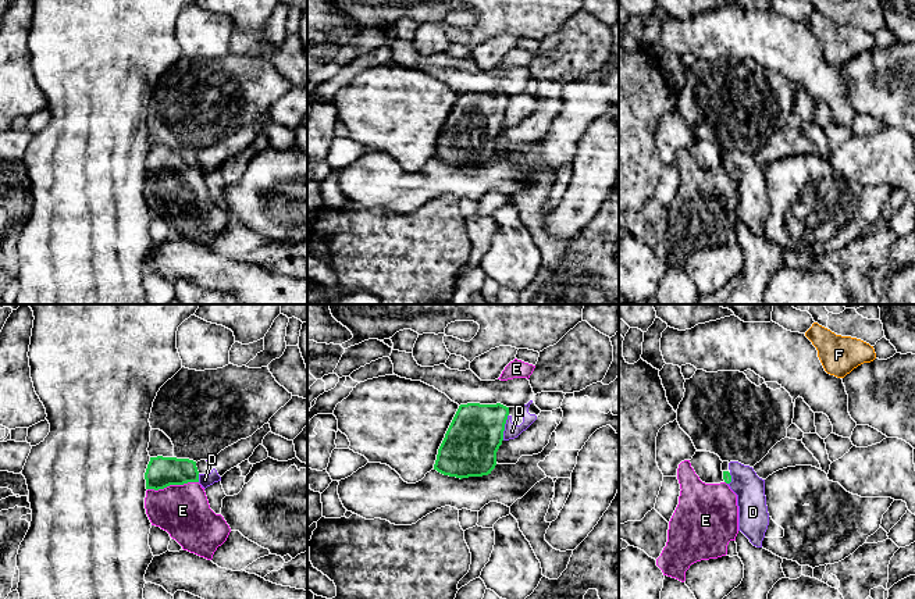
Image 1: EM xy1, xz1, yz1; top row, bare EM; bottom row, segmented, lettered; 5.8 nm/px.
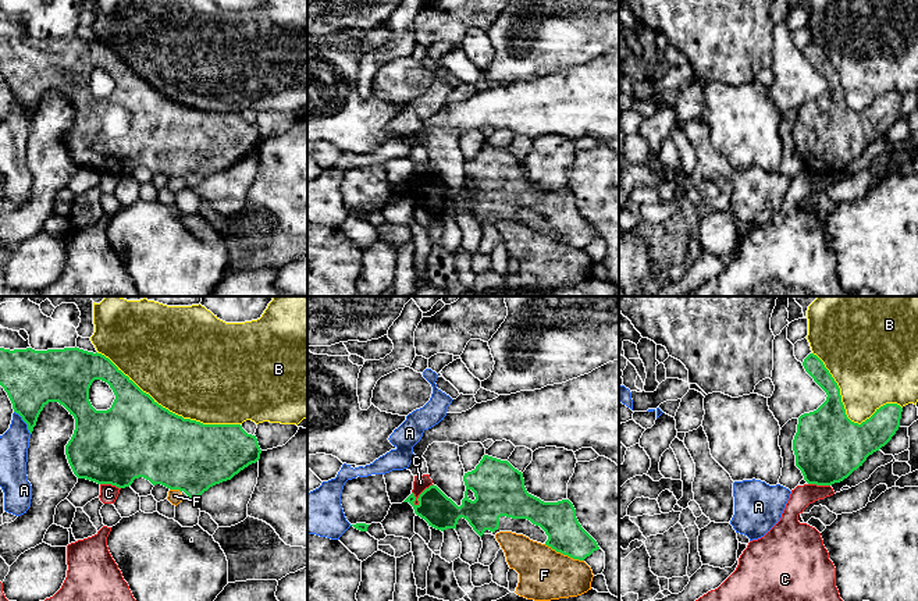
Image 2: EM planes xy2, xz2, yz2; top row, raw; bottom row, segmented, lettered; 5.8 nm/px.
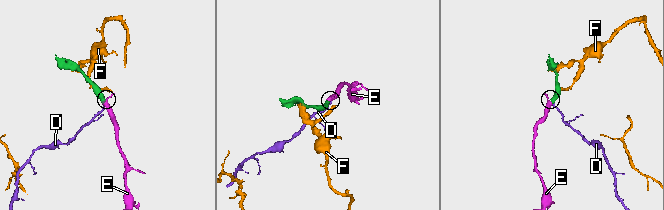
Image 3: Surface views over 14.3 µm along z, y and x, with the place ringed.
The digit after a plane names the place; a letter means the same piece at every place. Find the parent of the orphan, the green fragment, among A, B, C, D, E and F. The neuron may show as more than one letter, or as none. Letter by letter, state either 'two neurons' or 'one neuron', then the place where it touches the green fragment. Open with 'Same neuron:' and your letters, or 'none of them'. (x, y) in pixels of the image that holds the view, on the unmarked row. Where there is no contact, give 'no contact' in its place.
Same neuron: E
A: two neurons; contact xy2 (24, 109)
B: two neurons; contact xy2 (167, 98)
C: two neurons; contact xz2 (420, 182)
D: two neurons; contact xz1 (504, 116)
E: one neuron; contact xy1 (173, 173)
F: two neurons; contact xz2 (564, 242)

